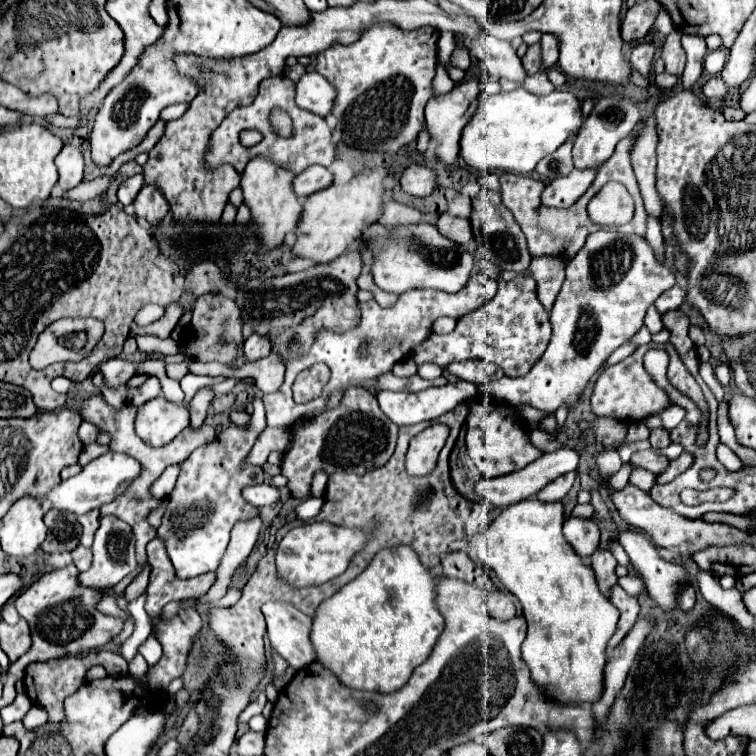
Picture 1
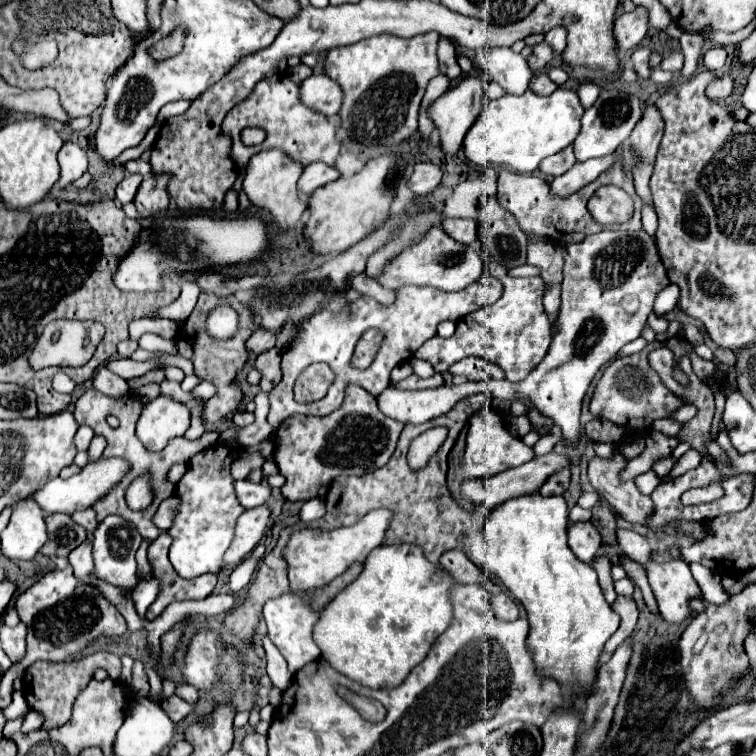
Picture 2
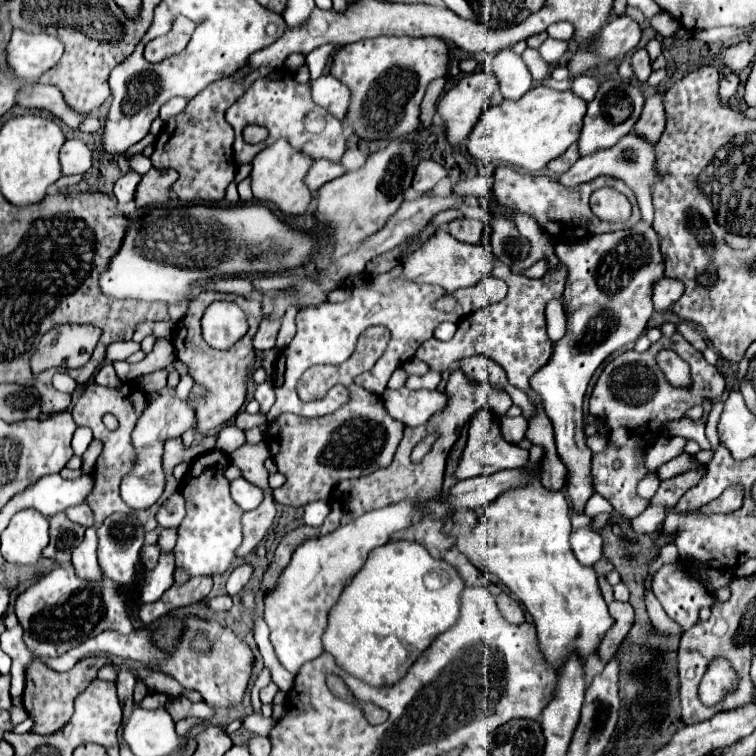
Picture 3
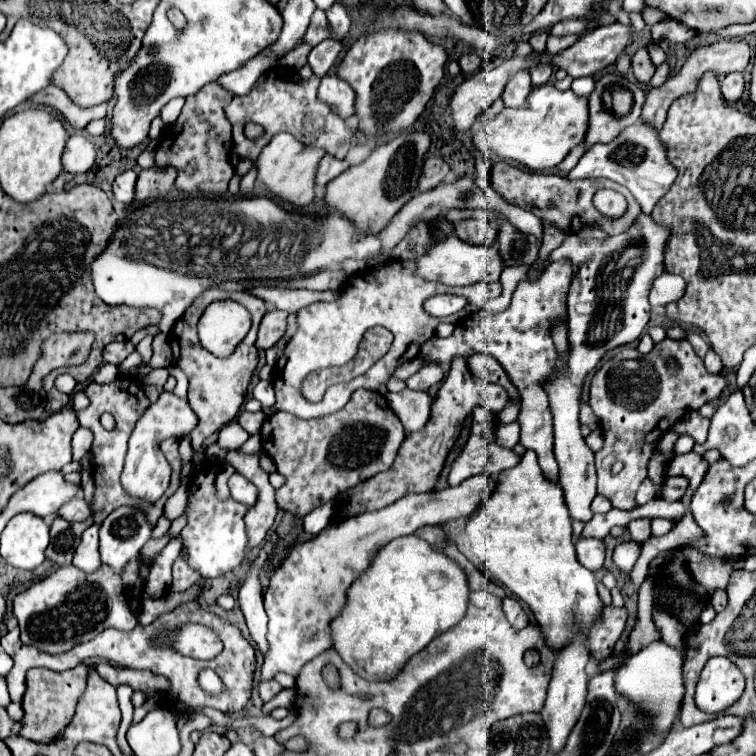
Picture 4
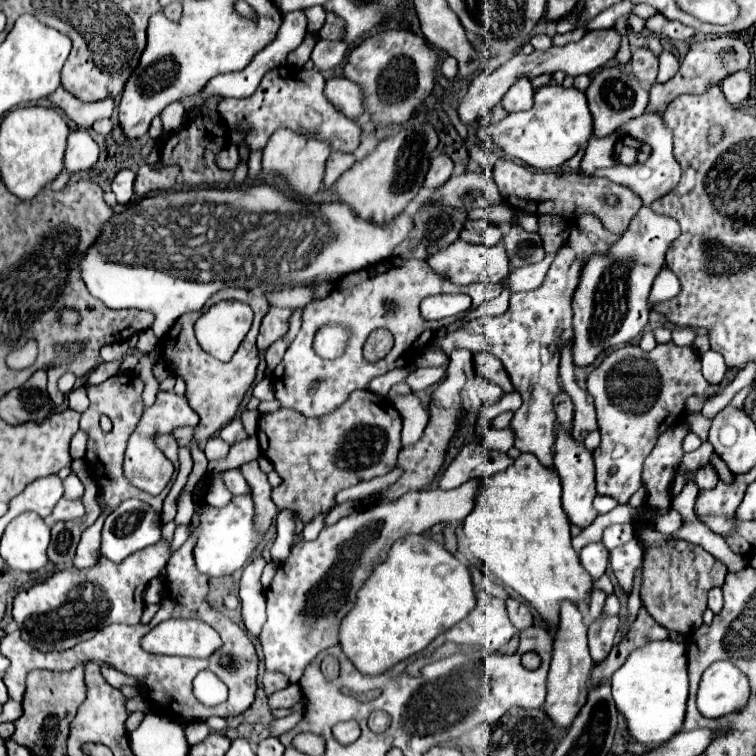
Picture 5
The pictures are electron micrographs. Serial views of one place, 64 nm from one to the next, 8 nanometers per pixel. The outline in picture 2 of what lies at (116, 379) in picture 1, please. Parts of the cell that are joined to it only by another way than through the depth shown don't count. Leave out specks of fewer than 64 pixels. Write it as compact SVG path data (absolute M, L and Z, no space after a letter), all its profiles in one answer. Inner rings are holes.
M114 358L106 364L106 368L114 374L118 374L120 378L124 380L132 380L136 376L142 376L146 374L148 370L152 370L154 366L162 366L162 362L158 360L148 360L148 362L136 362L136 360L130 360L130 358Z

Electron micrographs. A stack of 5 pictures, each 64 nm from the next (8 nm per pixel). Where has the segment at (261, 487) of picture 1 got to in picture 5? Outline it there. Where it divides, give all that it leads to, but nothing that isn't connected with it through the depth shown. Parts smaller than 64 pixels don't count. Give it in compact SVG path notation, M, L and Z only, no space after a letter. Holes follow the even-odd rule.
M228 470L224 474L224 482L228 486L228 490L234 494L234 496L242 496L242 494L250 494L250 488L248 488L248 482L244 480L244 476L238 472L238 470Z

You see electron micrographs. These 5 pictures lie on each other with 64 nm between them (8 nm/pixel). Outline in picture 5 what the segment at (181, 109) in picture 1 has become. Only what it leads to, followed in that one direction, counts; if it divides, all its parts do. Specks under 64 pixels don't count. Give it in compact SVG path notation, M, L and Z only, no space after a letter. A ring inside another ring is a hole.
M176 101L168 104L168 106L162 110L160 118L162 118L162 124L164 124L164 132L176 132L176 130L180 130L180 126L184 124L186 112L180 101Z

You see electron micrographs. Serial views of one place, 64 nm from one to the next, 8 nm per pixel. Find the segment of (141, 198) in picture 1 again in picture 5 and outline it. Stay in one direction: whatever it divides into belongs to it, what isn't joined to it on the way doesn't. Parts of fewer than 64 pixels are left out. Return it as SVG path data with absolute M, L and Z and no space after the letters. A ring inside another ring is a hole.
M142 164L140 172L136 176L134 192L138 198L148 196L150 192L166 192L174 186L176 178L180 174L178 166L164 166L164 164Z

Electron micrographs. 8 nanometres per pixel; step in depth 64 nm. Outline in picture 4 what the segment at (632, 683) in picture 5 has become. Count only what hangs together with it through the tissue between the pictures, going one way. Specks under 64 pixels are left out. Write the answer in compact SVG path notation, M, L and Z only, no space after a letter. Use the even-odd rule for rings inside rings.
M662 640L652 642L640 652L632 654L628 662L616 674L616 692L636 702L642 712L650 718L652 732L668 730L680 714L682 704L682 652L664 644Z

